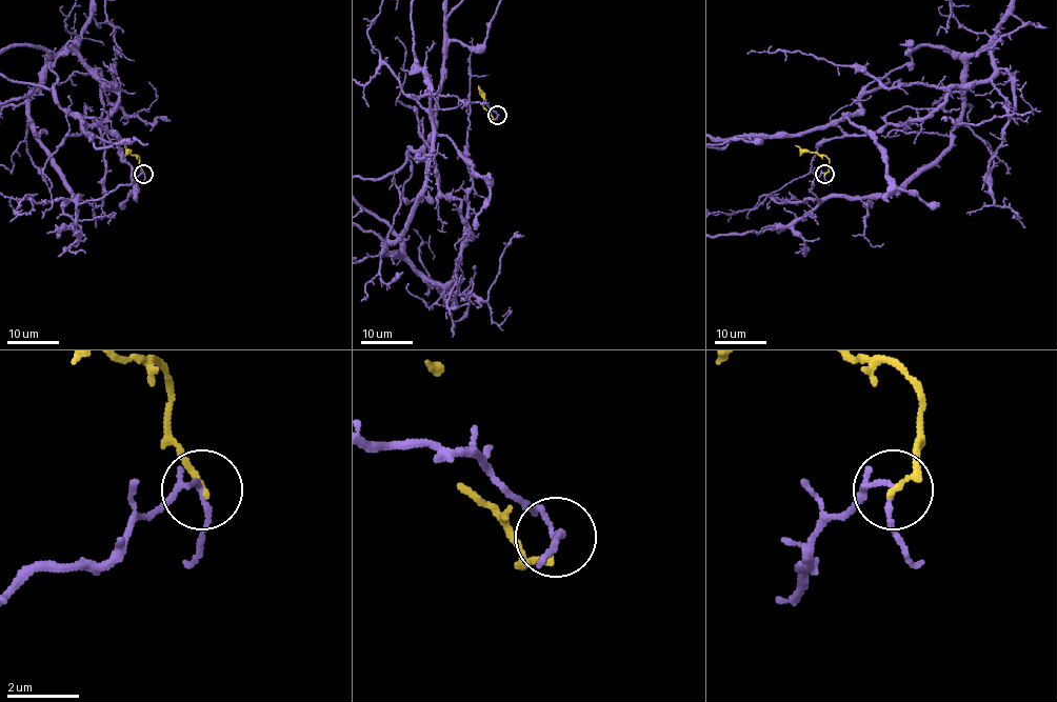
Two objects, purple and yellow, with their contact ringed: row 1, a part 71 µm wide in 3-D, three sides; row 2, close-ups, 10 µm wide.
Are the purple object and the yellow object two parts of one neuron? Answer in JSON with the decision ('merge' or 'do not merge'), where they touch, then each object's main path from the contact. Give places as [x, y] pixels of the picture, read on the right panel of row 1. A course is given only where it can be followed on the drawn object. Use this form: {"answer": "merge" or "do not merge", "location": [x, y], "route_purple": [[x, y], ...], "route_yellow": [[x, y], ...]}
{"answer": "do not merge", "location": [824, 174], "route_purple": [[825, 174], [820, 203], [902, 189], [950, 145], [963, 64], [918, 46], [797, 134]], "route_yellow": [[825, 174], [829, 160], [824, 155], [802, 152], [796, 145]]}

